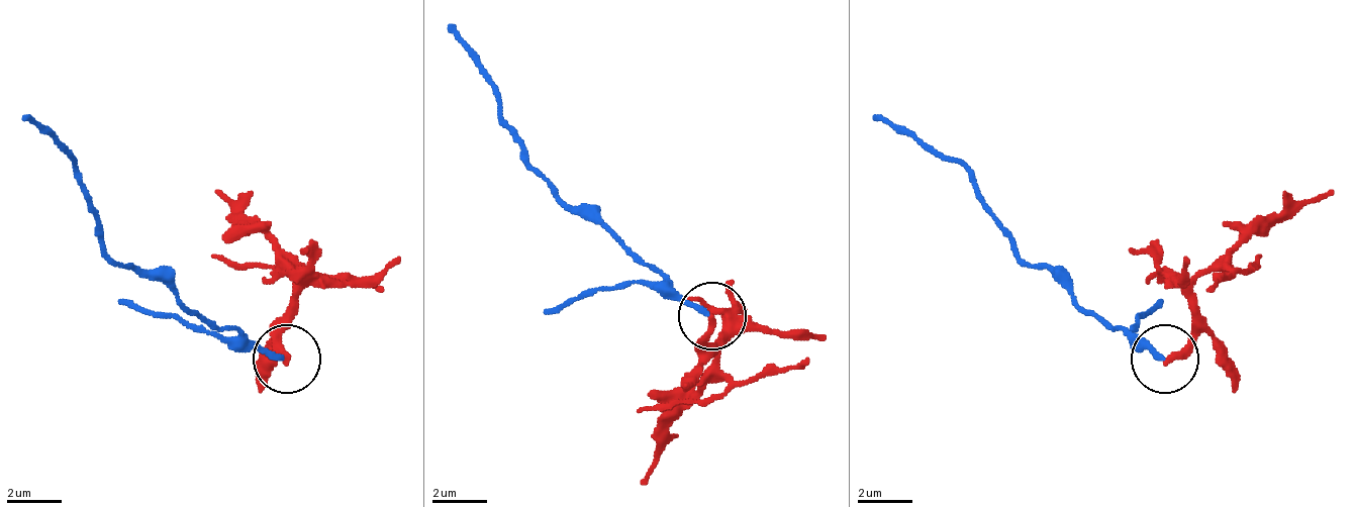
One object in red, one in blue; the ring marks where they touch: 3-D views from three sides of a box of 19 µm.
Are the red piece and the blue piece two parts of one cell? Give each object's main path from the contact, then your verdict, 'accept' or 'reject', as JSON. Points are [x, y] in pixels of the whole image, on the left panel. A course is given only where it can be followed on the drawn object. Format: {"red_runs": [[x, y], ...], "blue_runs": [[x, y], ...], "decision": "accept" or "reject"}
{"red_runs": [[288, 357], [281, 336], [295, 288], [295, 268], [240, 213], [213, 192]], "blue_runs": [[281, 357], [248, 349], [124, 268], [76, 165], [21, 117]], "decision": "reject"}

